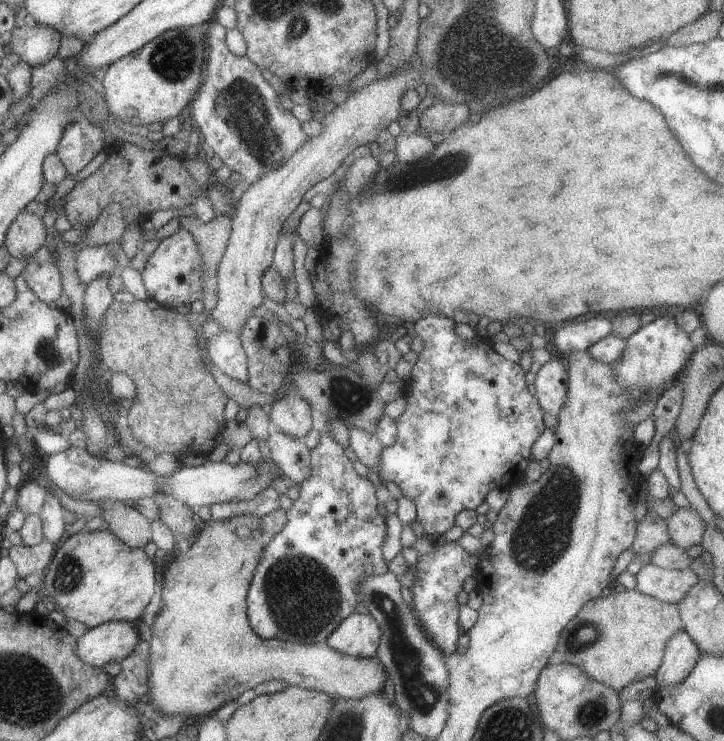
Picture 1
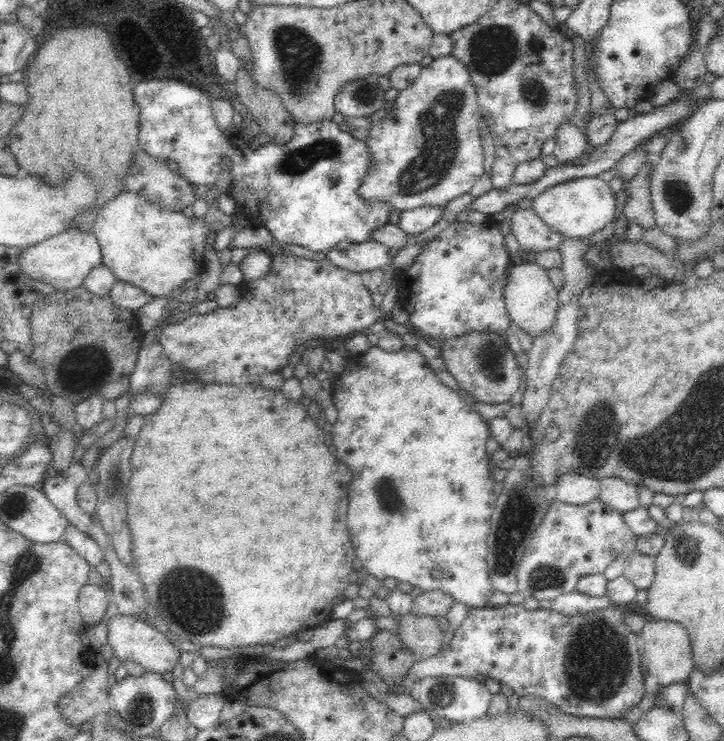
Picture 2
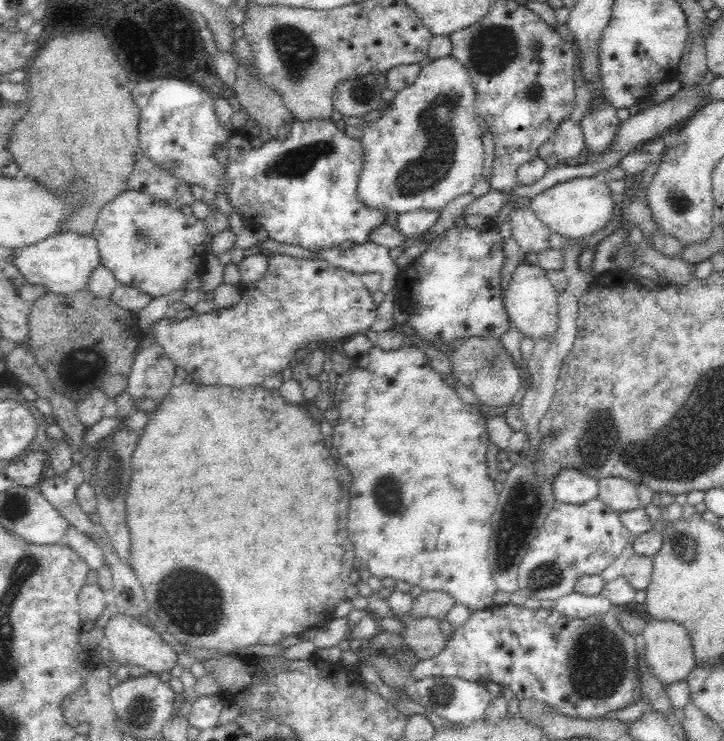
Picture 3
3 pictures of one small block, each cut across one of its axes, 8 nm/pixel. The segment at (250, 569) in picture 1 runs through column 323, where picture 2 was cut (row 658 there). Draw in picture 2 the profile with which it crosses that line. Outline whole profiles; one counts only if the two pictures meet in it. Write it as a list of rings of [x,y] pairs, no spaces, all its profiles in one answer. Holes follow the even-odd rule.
[[[648,619],[641,635],[645,639],[645,653],[641,657],[648,668],[648,673],[656,678],[662,687],[687,681],[695,668],[692,645],[687,630],[676,621]]]

